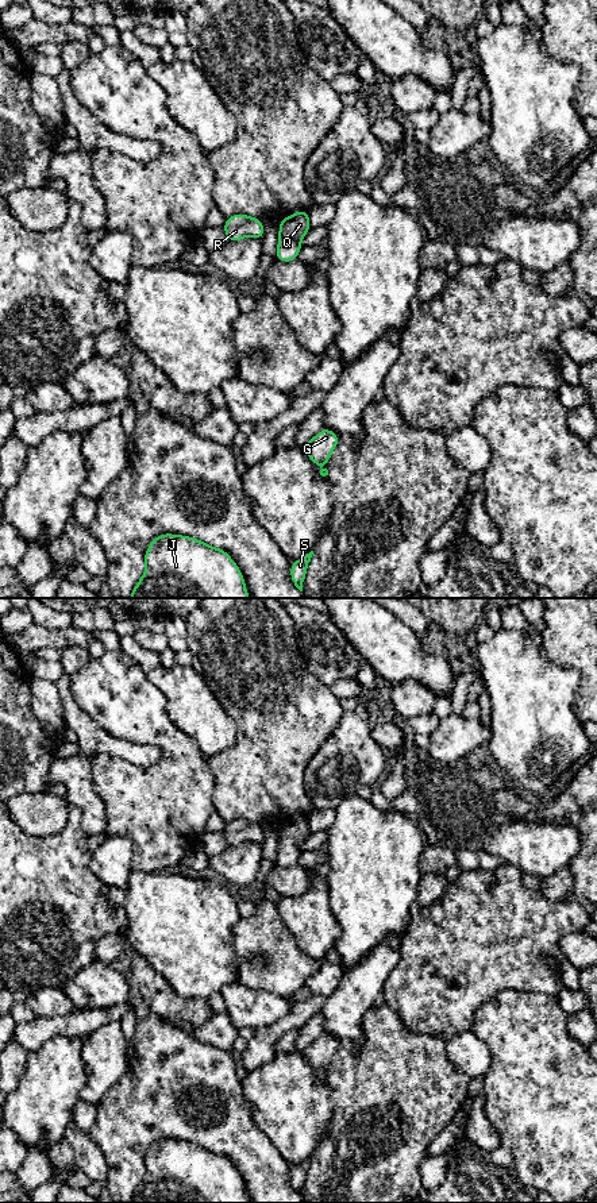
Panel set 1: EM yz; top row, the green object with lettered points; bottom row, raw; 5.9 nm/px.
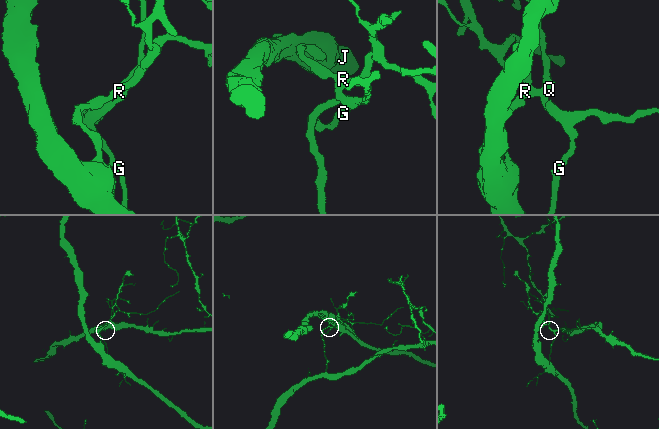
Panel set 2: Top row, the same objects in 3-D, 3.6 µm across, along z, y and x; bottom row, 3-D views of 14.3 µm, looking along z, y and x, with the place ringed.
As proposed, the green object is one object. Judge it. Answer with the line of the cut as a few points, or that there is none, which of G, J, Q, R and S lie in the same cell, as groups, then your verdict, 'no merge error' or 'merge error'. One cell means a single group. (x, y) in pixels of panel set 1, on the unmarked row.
cut yz (280, 836), (278, 844); groups G Q S / J R; merge error

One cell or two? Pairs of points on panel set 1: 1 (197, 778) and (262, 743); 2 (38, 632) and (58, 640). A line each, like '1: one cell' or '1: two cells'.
1: two cells
2: one cell

